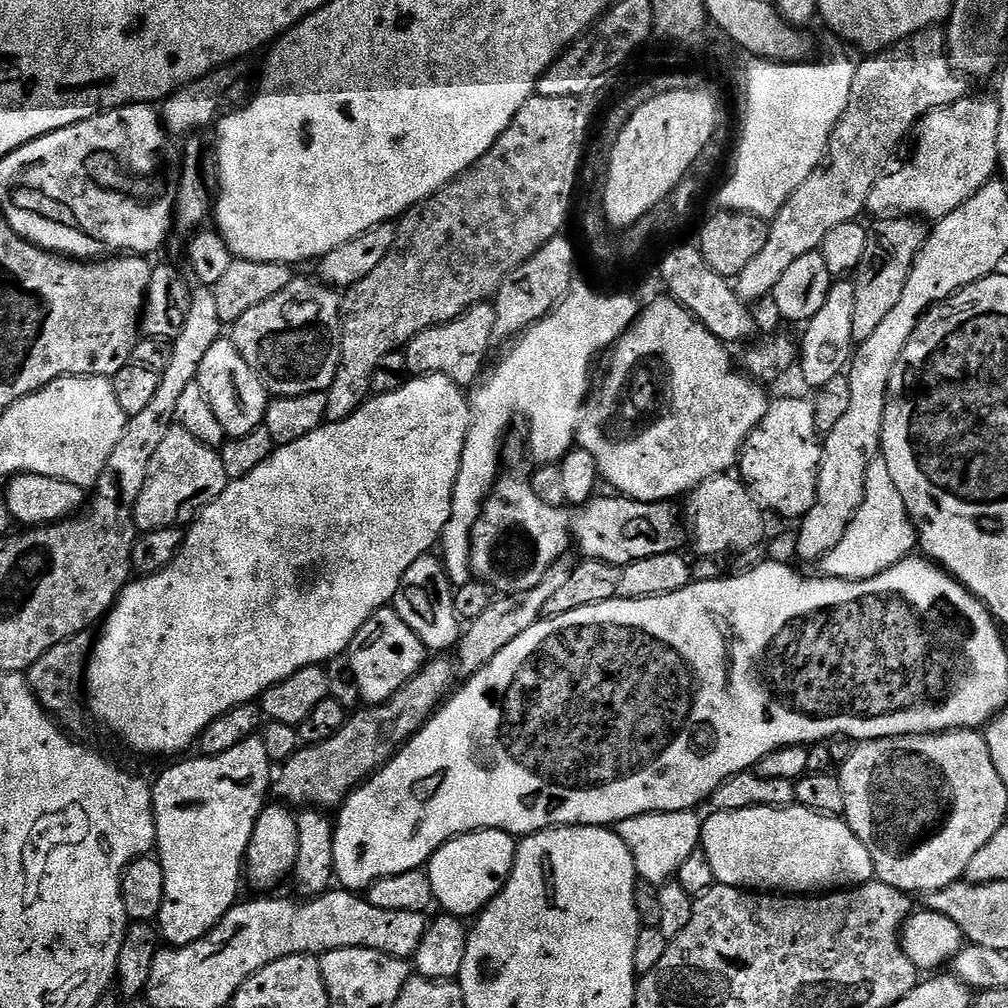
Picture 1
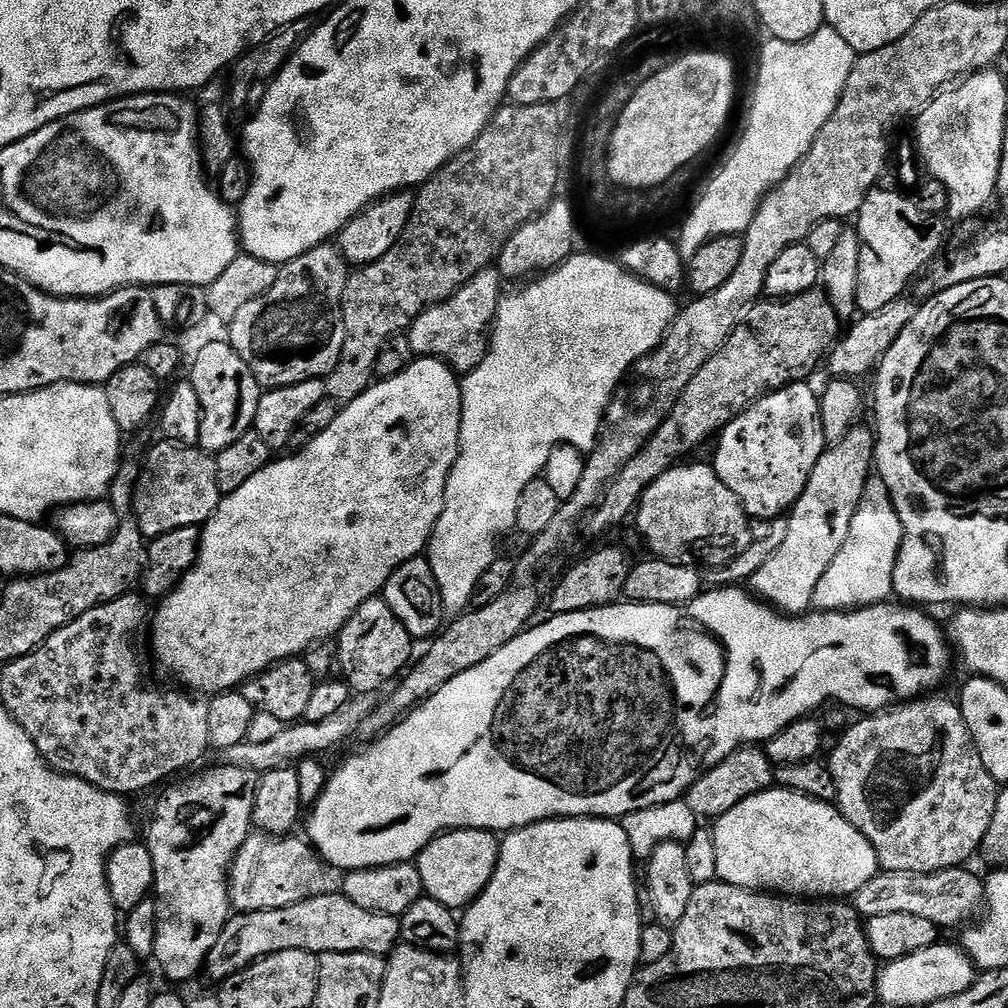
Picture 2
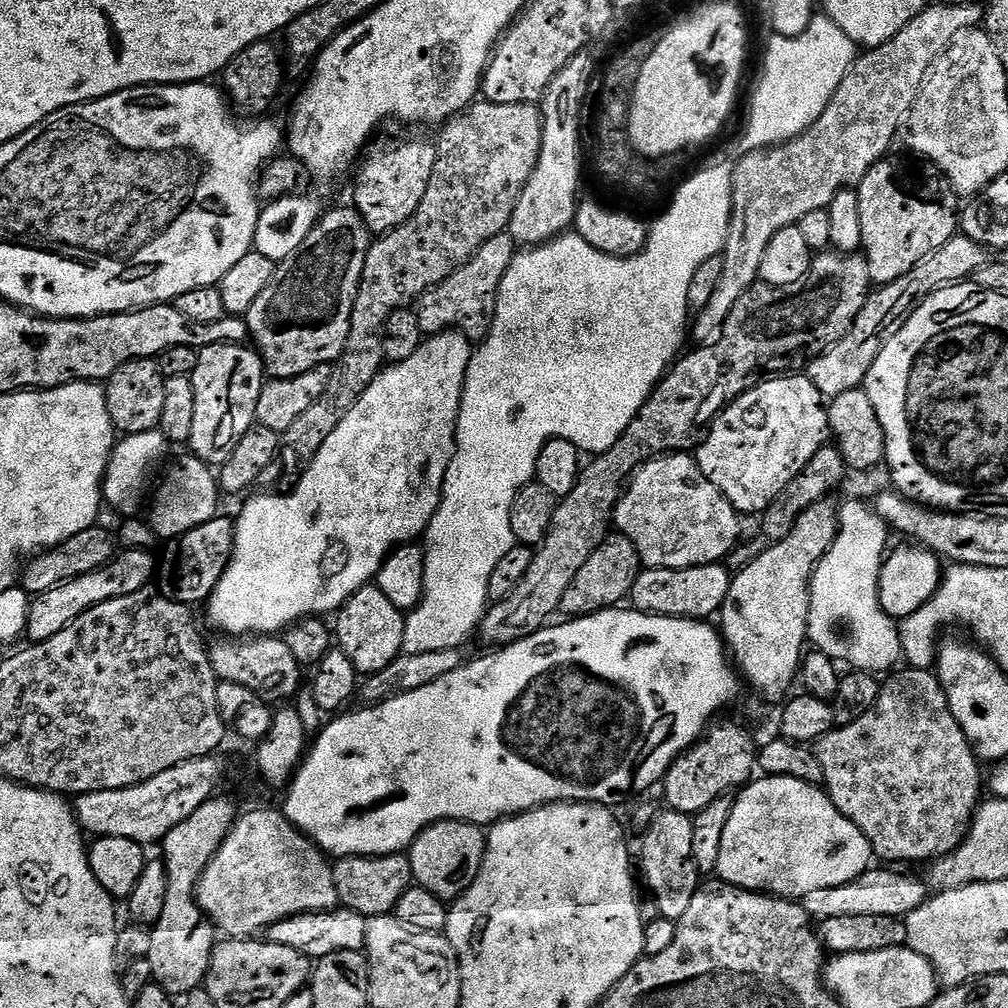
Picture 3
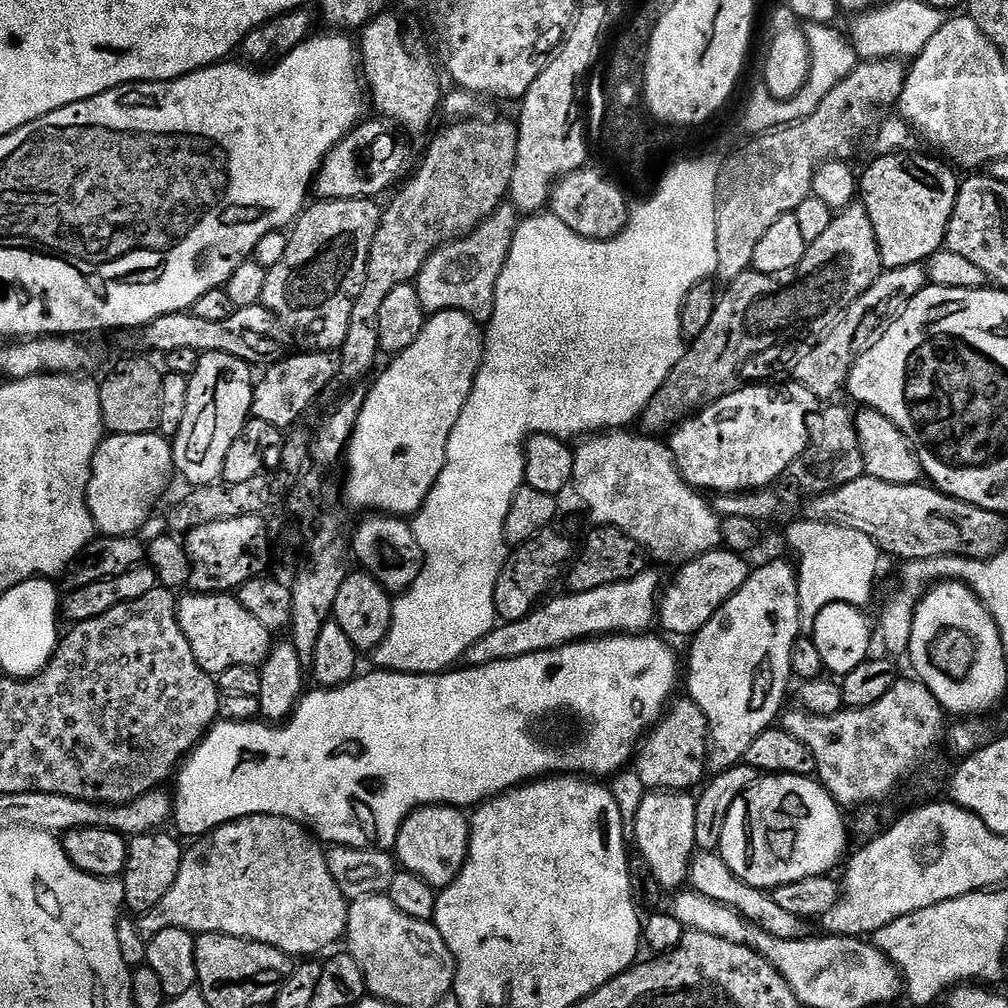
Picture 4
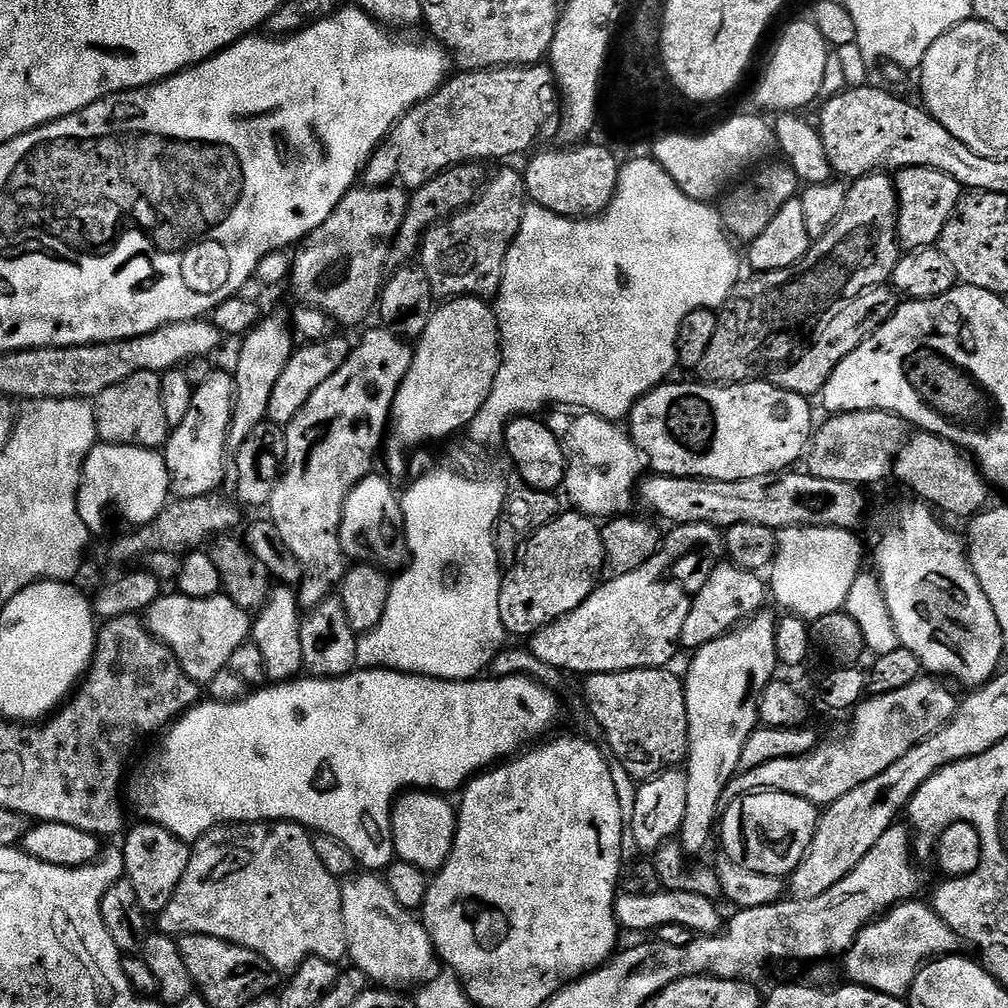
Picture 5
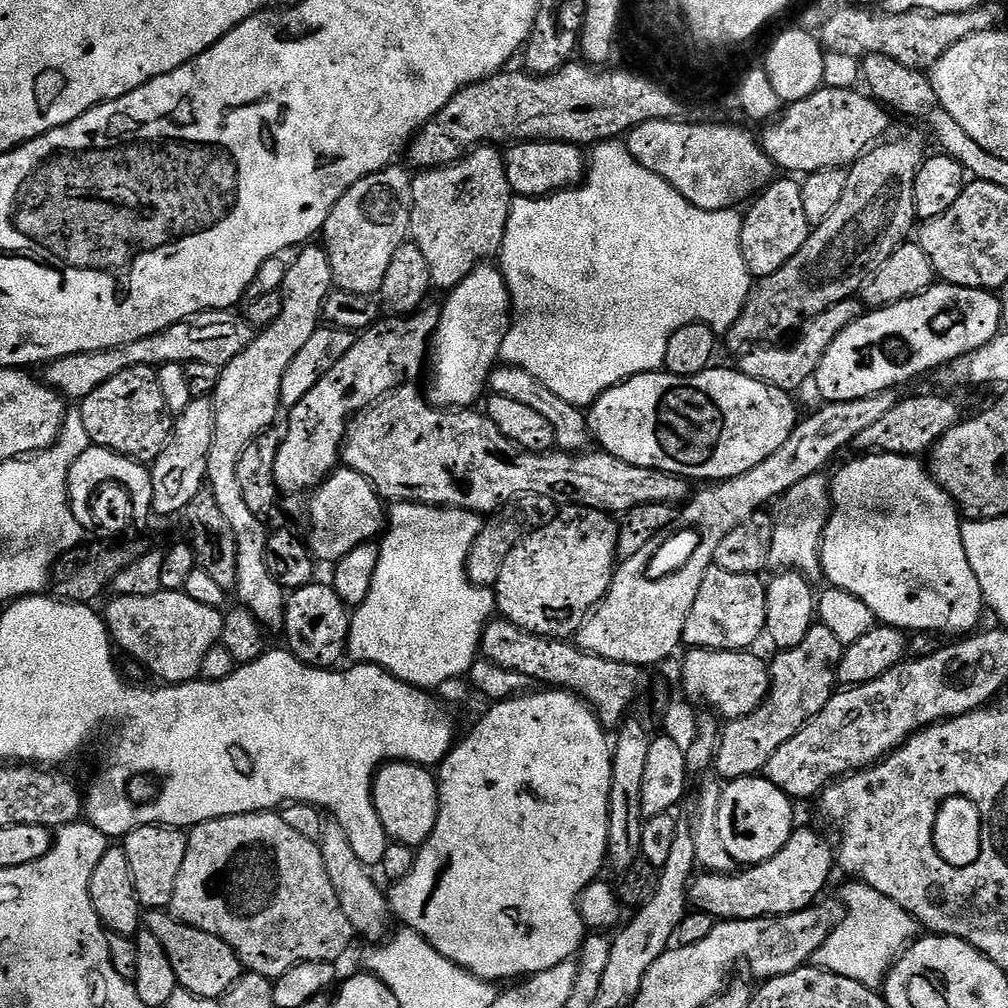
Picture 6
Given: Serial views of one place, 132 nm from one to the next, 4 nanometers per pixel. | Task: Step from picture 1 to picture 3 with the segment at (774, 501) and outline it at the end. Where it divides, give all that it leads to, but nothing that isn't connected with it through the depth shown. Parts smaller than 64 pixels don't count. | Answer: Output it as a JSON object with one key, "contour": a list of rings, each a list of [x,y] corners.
{"contour":[[[807,375],[762,380],[725,407],[712,421],[694,452],[696,465],[700,467],[702,474],[706,474],[706,478],[710,478],[714,486],[718,486],[720,493],[739,513],[763,514],[770,502],[774,502],[774,498],[778,498],[778,494],[782,494],[786,486],[790,486],[802,466],[806,466],[806,462],[810,462],[810,458],[814,458],[814,454],[825,447],[830,436],[826,398],[814,386],[814,382],[808,380]]]}

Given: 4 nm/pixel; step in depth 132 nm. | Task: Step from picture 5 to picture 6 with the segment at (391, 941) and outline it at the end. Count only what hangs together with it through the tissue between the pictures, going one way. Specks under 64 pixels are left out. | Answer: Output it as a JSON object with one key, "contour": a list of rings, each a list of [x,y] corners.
{"contour":[[[328,822],[324,825],[324,832],[318,841],[320,845],[320,853],[322,854],[322,862],[326,862],[326,874],[330,874],[330,882],[334,882],[334,890],[338,894],[338,902],[342,906],[342,914],[346,914],[346,918],[352,923],[353,929],[357,933],[360,932],[364,936],[380,936],[384,932],[384,927],[390,921],[390,909],[388,906],[388,898],[385,889],[380,889],[376,885],[376,880],[371,876],[369,865],[363,864],[358,858],[358,854],[354,854],[350,842],[346,838],[346,833],[342,831],[342,826],[338,826],[335,822]]]}

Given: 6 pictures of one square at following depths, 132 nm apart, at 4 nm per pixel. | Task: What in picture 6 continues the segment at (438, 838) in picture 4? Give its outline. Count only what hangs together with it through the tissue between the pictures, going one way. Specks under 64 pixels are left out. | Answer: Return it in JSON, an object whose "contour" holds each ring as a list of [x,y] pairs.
{"contour":[[[394,760],[376,773],[372,782],[374,810],[378,810],[378,818],[382,818],[384,835],[389,841],[419,849],[426,838],[434,834],[434,822],[438,822],[440,809],[440,786],[437,777],[428,772],[431,771],[425,765]]]}

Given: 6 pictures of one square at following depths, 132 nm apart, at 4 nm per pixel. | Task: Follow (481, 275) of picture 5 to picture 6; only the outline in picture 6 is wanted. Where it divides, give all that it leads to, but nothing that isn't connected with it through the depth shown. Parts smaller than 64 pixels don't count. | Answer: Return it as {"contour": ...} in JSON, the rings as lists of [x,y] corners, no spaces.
{"contour":[[[496,146],[472,149],[467,156],[444,168],[420,170],[412,178],[412,230],[411,243],[422,250],[426,266],[430,266],[432,288],[451,290],[457,288],[475,268],[497,255],[506,234],[506,222],[512,213],[514,193],[506,178],[505,153]]]}

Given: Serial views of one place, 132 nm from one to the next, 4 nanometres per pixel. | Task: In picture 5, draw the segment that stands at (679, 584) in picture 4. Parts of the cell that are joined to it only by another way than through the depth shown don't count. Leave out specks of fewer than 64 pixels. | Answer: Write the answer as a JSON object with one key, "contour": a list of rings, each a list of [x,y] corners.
{"contour":[[[733,562],[720,564],[704,580],[704,585],[691,597],[690,614],[686,614],[686,623],[682,626],[679,647],[695,650],[706,642],[724,636],[730,629],[743,624],[749,616],[755,616],[765,607],[766,584],[755,571],[740,568]]]}

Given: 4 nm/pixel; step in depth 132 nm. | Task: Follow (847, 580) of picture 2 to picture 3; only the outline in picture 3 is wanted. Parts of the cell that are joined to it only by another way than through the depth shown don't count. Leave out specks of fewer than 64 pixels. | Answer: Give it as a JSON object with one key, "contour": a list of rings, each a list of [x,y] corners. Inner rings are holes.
{"contour":[[[860,500],[841,503],[838,511],[840,529],[836,540],[821,558],[812,576],[812,587],[808,589],[807,643],[837,662],[856,660],[857,672],[888,674],[899,665],[896,663],[901,663],[904,655],[897,621],[880,608],[880,567],[890,548],[890,529],[878,513]],[[840,624],[852,631],[849,640],[836,632]]]}

